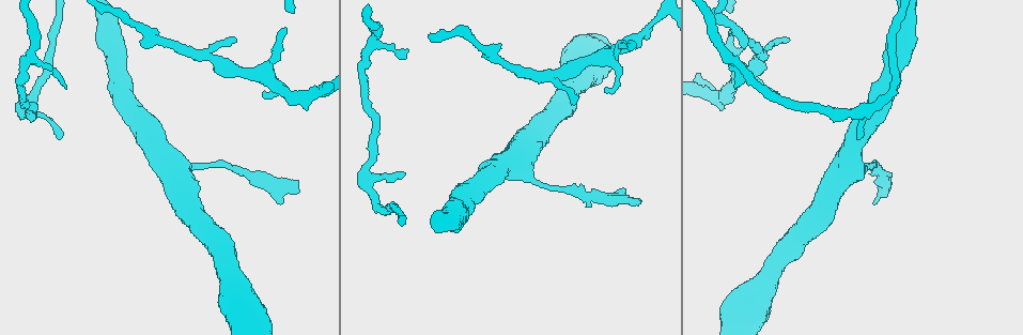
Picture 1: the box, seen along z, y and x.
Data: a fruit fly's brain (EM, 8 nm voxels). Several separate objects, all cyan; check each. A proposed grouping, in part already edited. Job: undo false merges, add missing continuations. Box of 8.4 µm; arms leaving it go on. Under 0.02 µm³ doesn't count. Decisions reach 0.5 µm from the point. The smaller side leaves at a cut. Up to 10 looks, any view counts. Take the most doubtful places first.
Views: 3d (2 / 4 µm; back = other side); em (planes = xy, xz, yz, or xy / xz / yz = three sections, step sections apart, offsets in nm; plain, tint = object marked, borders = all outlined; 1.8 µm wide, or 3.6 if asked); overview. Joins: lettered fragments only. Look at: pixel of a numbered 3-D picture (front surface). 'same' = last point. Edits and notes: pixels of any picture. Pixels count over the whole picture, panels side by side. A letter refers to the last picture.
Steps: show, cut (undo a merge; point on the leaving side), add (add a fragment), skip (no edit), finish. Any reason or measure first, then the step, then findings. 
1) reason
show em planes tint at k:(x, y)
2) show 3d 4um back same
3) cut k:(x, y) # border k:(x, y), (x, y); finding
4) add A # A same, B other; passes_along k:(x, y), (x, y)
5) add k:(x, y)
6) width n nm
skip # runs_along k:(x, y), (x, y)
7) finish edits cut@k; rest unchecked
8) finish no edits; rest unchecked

show em planes borders at 1:(284, 27)

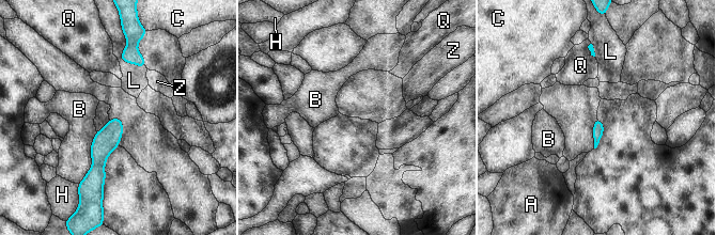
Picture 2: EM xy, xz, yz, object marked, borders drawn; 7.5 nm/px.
skip # A other, B other, C other, H other, L other, Q other, Z other; border 2:(97, 131), (91, 168), (80, 181); no lettered fragment goes on from it

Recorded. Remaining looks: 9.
show 3d 2um at 1:(299, 191)

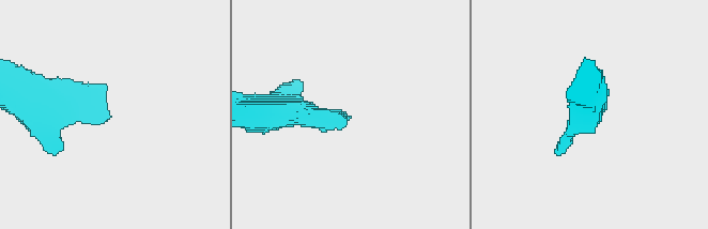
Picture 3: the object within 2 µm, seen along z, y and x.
show em xz step 16 borders at 3:(350, 117)

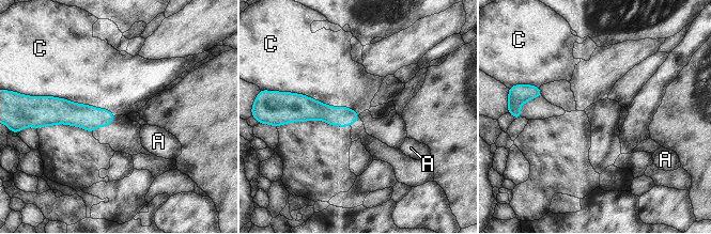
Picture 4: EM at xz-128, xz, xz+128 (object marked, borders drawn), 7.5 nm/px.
longest_contact C 550 nm
skip # A other, C other; border 4:(288, 91), (359, 114); no lettered fragment goes on from it

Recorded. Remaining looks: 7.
free end
show em 3.6um planes borders at 1:(262, 95)

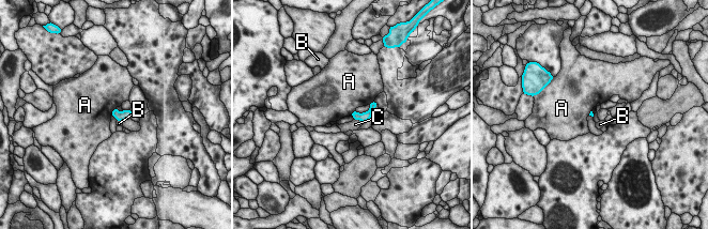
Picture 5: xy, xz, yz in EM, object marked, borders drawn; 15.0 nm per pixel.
skip # A other, B other, C other; border 5:(116, 107), (111, 112); none of them fits

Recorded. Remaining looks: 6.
tapers out
show em planes borders at 1:(406, 52)

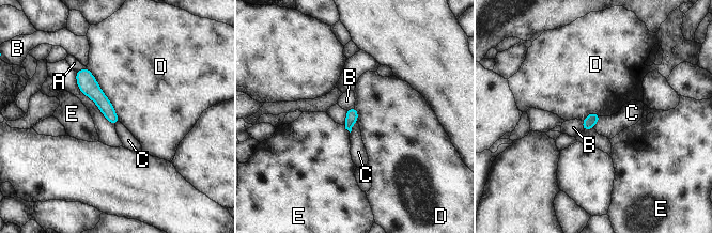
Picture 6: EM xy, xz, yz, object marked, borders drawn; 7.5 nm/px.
longest_contact D 480 nm
skip # A other, B other, C other, D other, E other; runs_along 6:(78, 74), (102, 101), (114, 121); none of them fits

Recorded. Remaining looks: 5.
finish no edits; rest unchecked

